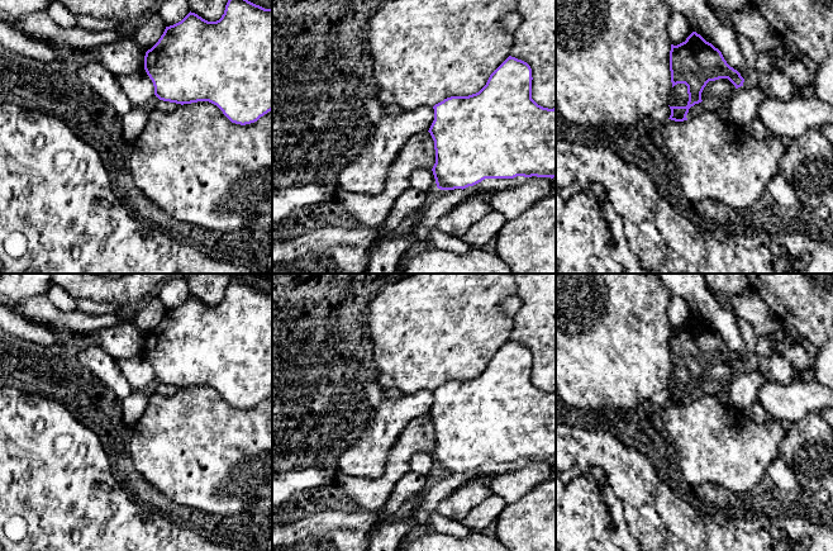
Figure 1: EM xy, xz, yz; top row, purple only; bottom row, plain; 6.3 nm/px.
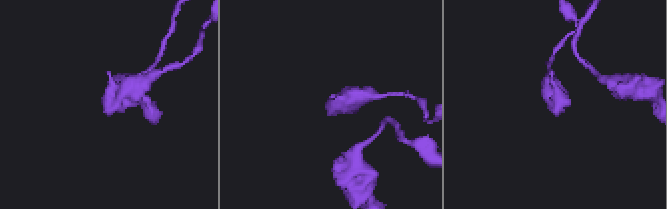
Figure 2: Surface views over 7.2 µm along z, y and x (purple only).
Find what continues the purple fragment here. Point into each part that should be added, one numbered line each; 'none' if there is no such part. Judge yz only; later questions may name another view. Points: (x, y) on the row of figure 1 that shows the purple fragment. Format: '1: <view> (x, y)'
none

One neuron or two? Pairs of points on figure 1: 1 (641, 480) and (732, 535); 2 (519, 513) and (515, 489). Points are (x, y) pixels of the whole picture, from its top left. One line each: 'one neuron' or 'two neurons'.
1: one neuron
2: two neurons

